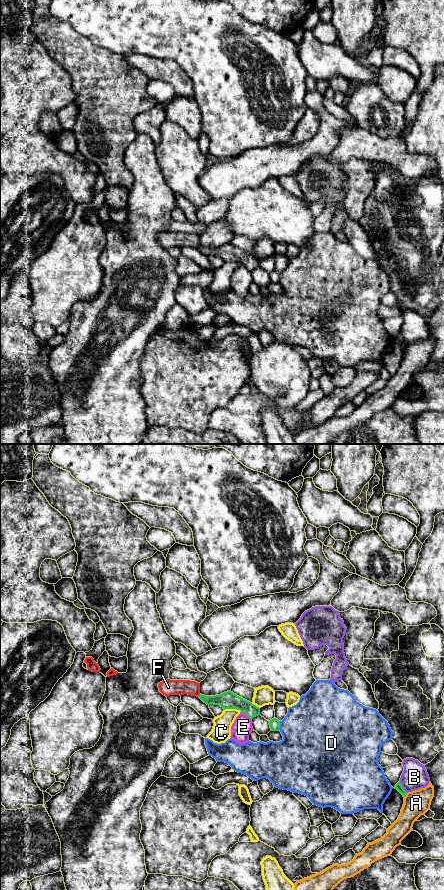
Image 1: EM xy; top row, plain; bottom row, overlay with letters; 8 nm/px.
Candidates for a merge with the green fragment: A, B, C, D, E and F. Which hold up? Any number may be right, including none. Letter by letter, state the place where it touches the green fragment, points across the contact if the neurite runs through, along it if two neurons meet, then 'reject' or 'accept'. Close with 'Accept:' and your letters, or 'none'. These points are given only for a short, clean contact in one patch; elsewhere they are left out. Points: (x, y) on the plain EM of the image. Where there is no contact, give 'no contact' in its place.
A: meets green in xy at (405, 347); reject
B: meets green in xy at (402, 339); reject
C: meets green in xy at (233, 260); border along xy (224, 261), (239, 261), (241, 263); reject
D: meets green in xy at (279, 277); reject
E: meets green in xy at (246, 266); border along xy (241, 263), (251, 272); reject
F: meets green in xy at (199, 247); runs through xy (228, 252), (208, 252), (199, 247), (191, 239), (169, 239); accept
Accept: F

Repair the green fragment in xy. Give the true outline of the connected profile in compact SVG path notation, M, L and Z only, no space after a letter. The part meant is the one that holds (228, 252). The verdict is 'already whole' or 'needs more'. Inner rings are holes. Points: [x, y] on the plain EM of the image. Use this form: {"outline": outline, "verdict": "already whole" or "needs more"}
{"outline": "M163 232L158 236L159 243L167 248L192 247L199 249L207 257L220 257L225 261L237 261L246 266L251 272L260 267L260 260L251 254L237 248L231 243L220 247L205 248L200 245L200 235L190 232Z", "verdict": "needs more"}

